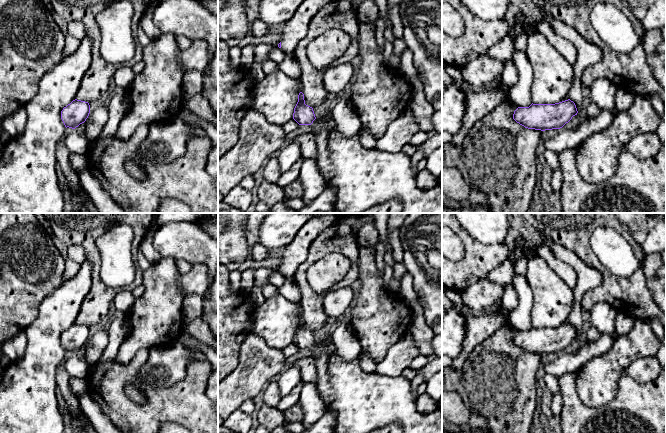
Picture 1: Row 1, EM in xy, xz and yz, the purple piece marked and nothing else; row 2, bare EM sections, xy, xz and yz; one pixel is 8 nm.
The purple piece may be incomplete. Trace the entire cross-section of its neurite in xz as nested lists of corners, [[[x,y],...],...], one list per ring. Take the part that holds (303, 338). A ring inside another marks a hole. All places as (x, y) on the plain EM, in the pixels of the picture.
[[[302,316],[298,319],[298,326],[294,332],[293,343],[299,349],[311,349],[312,357],[317,358],[324,350],[324,344],[316,342],[313,332],[305,328],[304,318]]]

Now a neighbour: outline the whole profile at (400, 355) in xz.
[[[408,333],[389,348],[385,358],[377,364],[376,372],[389,377],[400,376],[419,355],[414,338]]]

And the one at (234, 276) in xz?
[[[238,270],[229,272],[229,282],[232,291],[237,291],[241,287],[241,273]]]

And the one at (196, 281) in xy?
[[[204,264],[192,265],[192,268],[183,274],[178,284],[184,297],[191,295],[203,295],[209,287],[209,271]]]

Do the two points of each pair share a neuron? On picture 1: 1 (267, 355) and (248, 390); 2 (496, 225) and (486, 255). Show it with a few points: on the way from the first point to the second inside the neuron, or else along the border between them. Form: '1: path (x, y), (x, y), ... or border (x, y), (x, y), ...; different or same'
1: path (258, 364), (248, 381); same
2: border (469, 234), (483, 243), (503, 243); different

